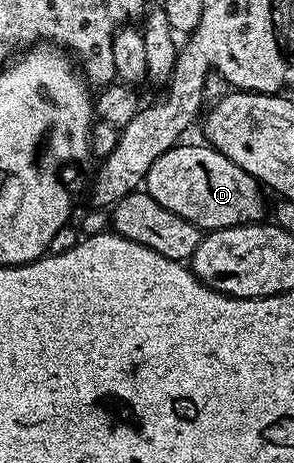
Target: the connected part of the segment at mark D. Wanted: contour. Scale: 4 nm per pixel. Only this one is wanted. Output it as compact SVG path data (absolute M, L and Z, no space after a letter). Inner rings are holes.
M172 147L151 165L143 184L163 209L171 209L179 217L187 217L202 232L218 231L224 227L234 227L244 223L260 223L266 218L265 195L260 183L251 173L239 169L223 153L214 147Z

